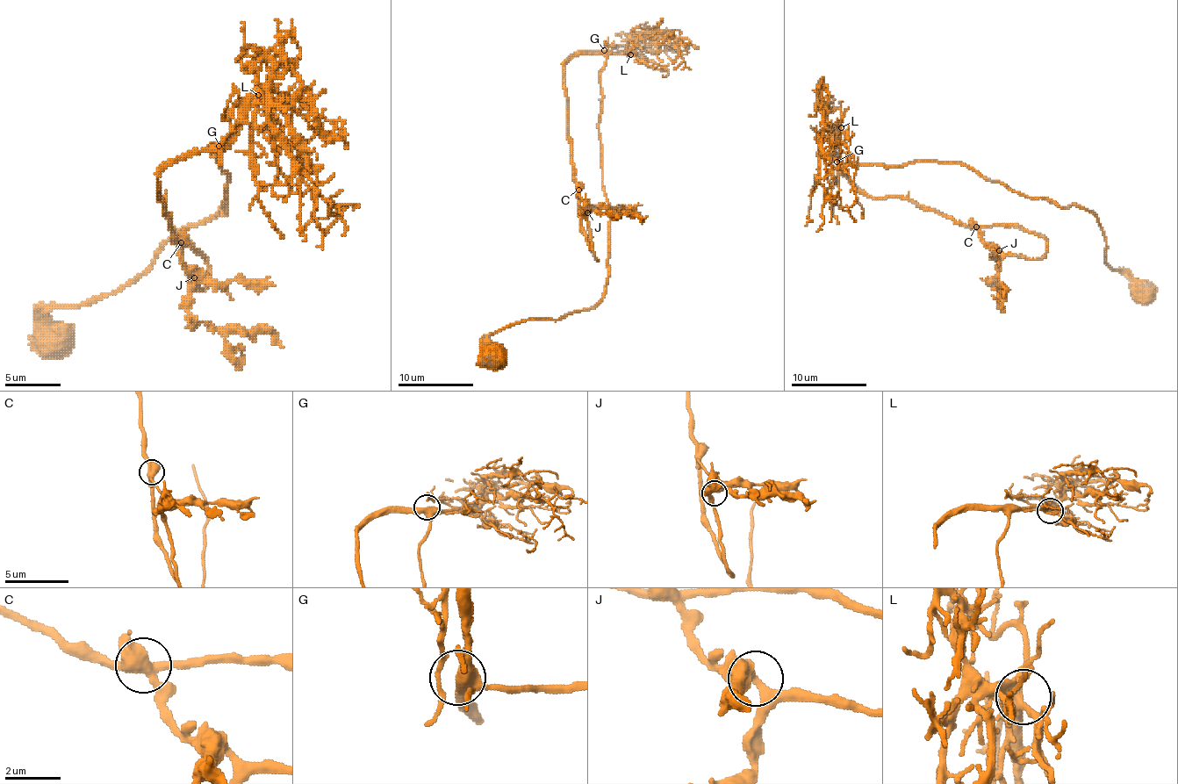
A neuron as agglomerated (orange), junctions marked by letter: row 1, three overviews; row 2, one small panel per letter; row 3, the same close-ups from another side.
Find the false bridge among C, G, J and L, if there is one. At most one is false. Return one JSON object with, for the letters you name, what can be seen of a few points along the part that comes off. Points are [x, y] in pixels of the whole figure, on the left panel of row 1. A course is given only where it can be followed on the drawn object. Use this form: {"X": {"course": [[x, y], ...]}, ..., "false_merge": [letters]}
{"false_merge": []}

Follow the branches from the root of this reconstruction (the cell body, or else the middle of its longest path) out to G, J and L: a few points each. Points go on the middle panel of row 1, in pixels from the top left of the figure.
G: (600, 118), (600, 69), (606, 60), (604, 50)
J: (600, 118), (600, 69), (606, 58), (602, 54), (576, 54), (563, 66), (563, 84), (572, 175), (587, 212)
L: (600, 118), (600, 69), (610, 54), (630, 54)

